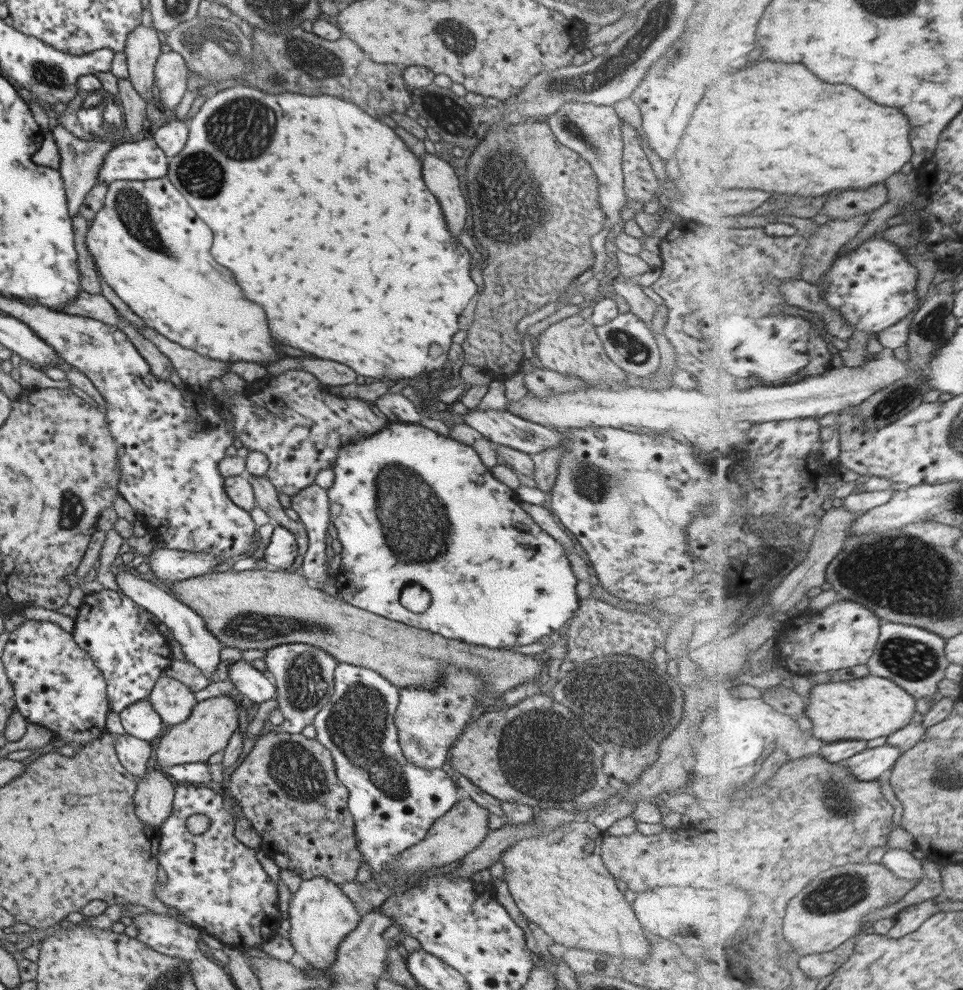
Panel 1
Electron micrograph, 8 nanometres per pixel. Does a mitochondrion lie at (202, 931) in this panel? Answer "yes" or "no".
no

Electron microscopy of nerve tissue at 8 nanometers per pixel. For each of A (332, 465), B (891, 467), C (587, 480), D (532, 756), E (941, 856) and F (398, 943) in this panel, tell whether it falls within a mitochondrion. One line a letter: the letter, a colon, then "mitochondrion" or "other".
A: other
B: other
C: mitochondrion
D: mitochondrion
E: other
F: other

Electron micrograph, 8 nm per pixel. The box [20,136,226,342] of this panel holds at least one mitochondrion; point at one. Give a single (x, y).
(134, 213)

